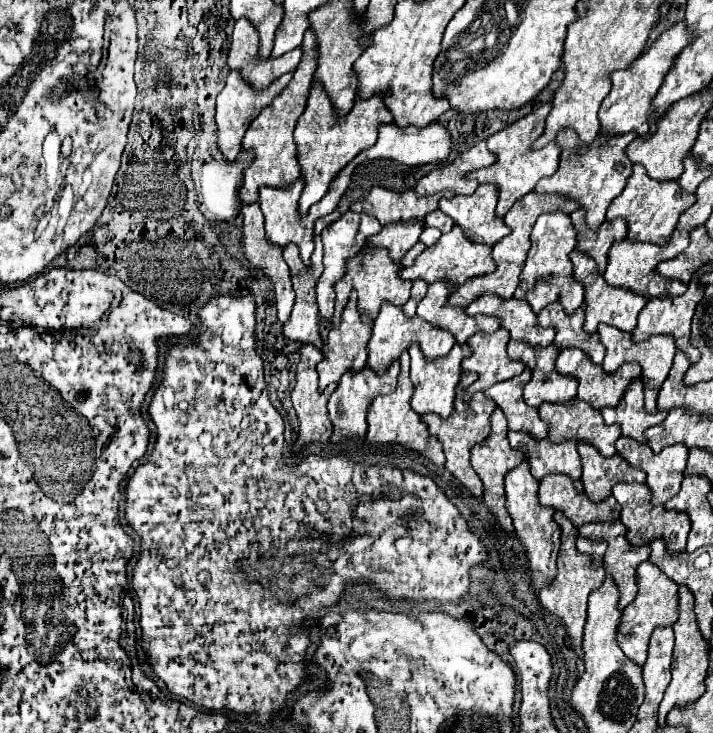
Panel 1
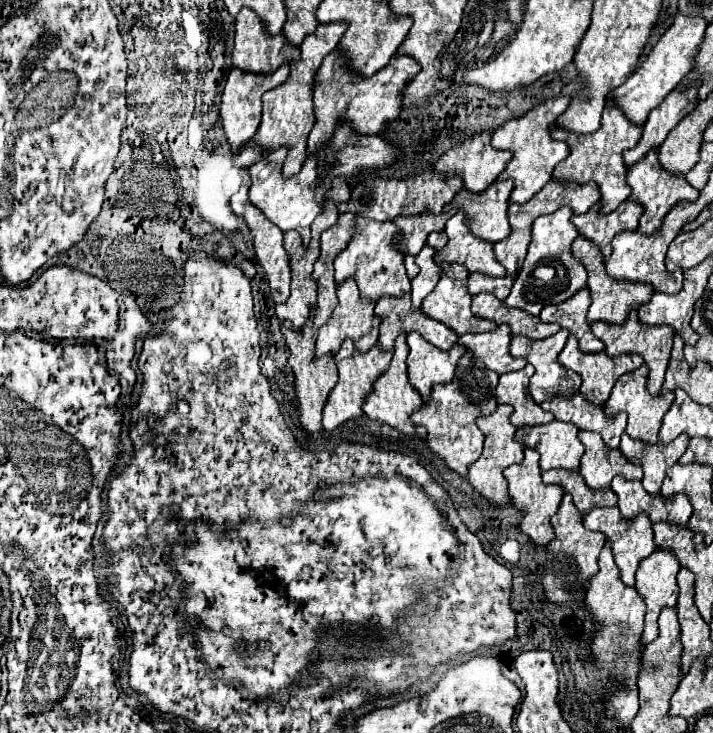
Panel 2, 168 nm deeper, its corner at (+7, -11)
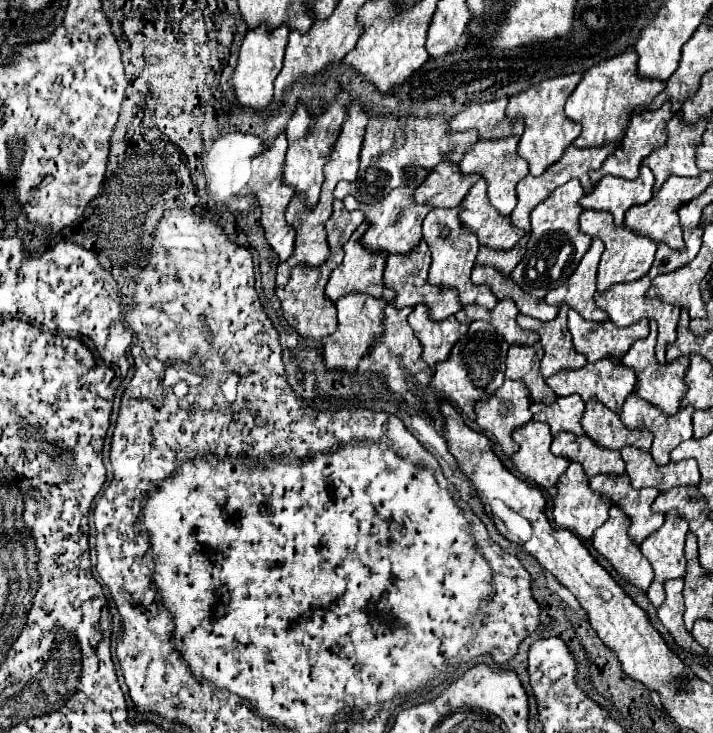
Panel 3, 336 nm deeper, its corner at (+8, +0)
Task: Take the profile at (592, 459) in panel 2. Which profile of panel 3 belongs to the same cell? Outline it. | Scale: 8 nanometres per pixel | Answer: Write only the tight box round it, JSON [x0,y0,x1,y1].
[582,400,652,450]

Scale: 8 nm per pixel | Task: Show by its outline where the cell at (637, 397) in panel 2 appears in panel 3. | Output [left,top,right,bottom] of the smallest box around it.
[622,320,690,416]

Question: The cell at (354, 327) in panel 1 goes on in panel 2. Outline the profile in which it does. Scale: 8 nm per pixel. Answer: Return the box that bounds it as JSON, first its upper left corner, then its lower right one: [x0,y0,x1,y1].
[317,279,379,357]

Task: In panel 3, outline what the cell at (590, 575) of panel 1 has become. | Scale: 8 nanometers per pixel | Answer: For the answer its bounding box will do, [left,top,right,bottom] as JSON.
[554,462,612,540]

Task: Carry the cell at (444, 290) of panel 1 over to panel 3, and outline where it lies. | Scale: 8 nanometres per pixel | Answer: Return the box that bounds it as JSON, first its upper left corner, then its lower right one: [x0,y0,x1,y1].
[422,208,498,310]

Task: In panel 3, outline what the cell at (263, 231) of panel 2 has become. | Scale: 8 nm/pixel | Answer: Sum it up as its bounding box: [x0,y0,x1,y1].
[242,132,296,260]

